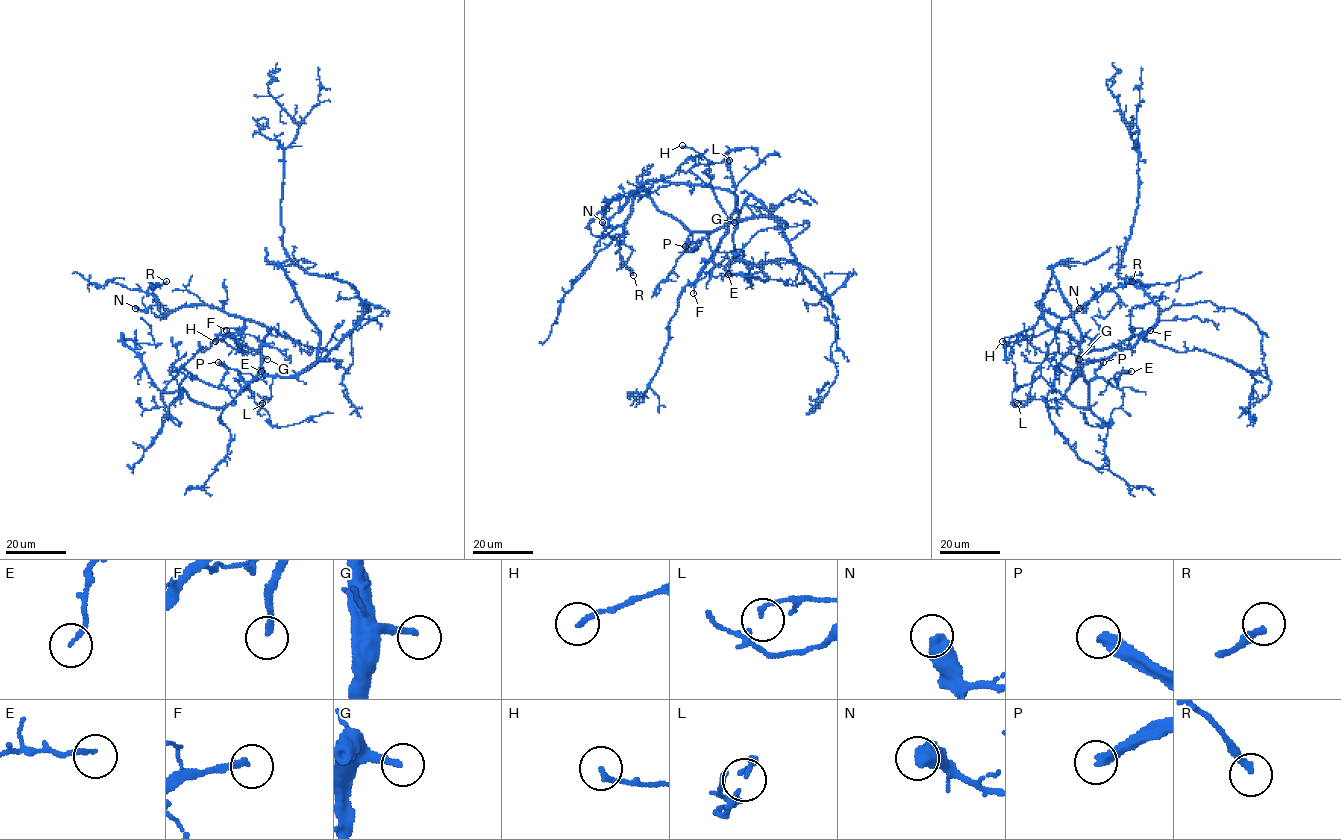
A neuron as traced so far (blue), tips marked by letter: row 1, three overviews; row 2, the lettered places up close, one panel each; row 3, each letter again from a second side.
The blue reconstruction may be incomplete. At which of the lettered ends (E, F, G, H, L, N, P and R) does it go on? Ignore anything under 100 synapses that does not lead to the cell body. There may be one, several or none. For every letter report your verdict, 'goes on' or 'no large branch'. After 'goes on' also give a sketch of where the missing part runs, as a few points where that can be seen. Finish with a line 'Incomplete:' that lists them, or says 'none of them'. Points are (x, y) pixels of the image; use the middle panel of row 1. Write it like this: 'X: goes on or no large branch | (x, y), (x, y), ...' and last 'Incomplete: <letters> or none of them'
E: no large branch
F: goes on | (693, 293), (675, 353), (654, 376), (631, 381), (618, 391), (607, 386), (580, 392), (577, 384), (584, 381)
G: goes on | (734, 222), (749, 224), (790, 214), (817, 196), (825, 195), (822, 198), (812, 193)
H: no large branch
L: no large branch
N: no large branch
P: goes on | (685, 246), (638, 249), (600, 261), (553, 304), (504, 368), (553, 399), (565, 376), (582, 372), (584, 356)
R: no large branch
Incomplete: F, G, P

